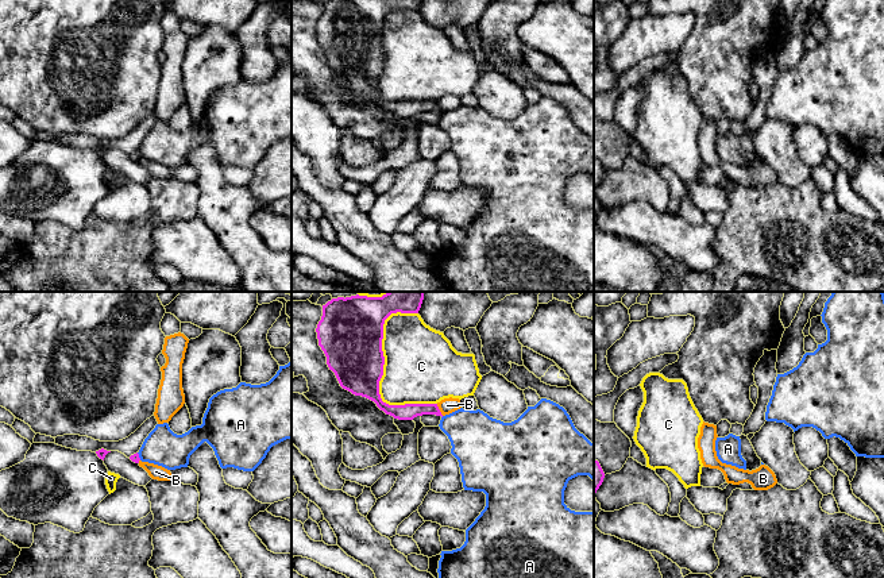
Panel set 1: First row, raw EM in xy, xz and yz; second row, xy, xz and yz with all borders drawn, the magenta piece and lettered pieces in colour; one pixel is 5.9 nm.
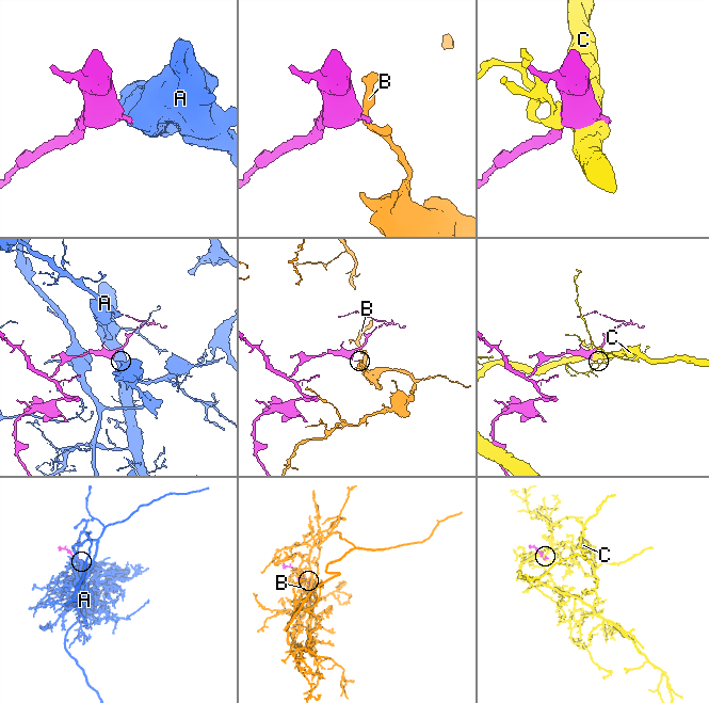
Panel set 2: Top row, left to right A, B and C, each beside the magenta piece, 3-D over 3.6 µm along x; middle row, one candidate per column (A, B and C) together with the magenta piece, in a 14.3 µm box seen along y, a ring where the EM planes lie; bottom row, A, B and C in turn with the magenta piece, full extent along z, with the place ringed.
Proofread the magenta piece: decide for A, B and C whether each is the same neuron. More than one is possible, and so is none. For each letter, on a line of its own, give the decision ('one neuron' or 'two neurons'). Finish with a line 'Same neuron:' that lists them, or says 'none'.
A: two neurons
B: two neurons
C: two neurons
Same neuron: none

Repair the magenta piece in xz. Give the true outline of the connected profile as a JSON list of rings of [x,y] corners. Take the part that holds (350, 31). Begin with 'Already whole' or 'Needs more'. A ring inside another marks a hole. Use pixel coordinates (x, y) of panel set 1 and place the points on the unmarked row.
Already whole. [[[327,0],[316,30],[340,84],[366,95],[386,112],[413,117],[422,112],[441,113],[437,101],[389,103],[379,92],[385,54],[383,22],[391,11],[418,11],[422,0]]]

